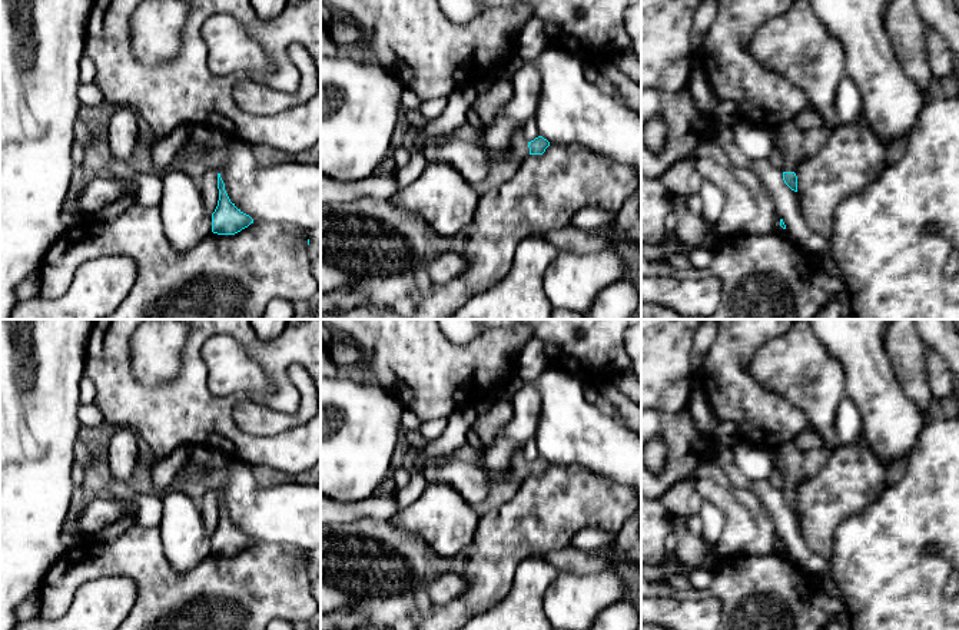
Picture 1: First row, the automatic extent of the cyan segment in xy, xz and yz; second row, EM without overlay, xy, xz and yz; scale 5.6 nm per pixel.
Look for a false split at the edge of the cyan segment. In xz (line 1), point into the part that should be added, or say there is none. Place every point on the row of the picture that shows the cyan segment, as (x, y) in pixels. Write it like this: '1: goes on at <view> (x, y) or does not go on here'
1: goes on at xz (518, 151)

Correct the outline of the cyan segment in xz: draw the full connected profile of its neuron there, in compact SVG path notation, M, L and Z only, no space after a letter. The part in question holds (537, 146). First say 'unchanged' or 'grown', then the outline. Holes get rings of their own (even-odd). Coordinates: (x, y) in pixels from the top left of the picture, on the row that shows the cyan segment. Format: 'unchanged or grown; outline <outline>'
grown; outline M542 136L535 137L531 142L527 142L522 137L514 140L508 150L508 158L521 162L528 155L542 155L550 146L550 142Z

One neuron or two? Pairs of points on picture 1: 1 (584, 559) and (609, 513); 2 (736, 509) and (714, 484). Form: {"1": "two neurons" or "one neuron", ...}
{"1": "two neurons", "2": "one neuron"}

